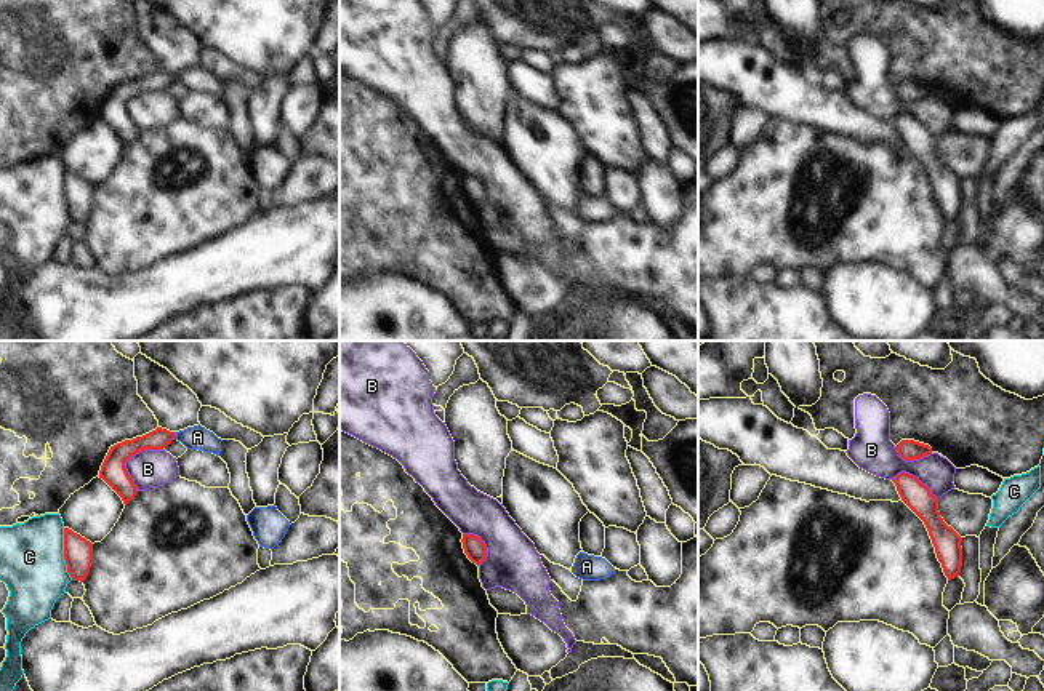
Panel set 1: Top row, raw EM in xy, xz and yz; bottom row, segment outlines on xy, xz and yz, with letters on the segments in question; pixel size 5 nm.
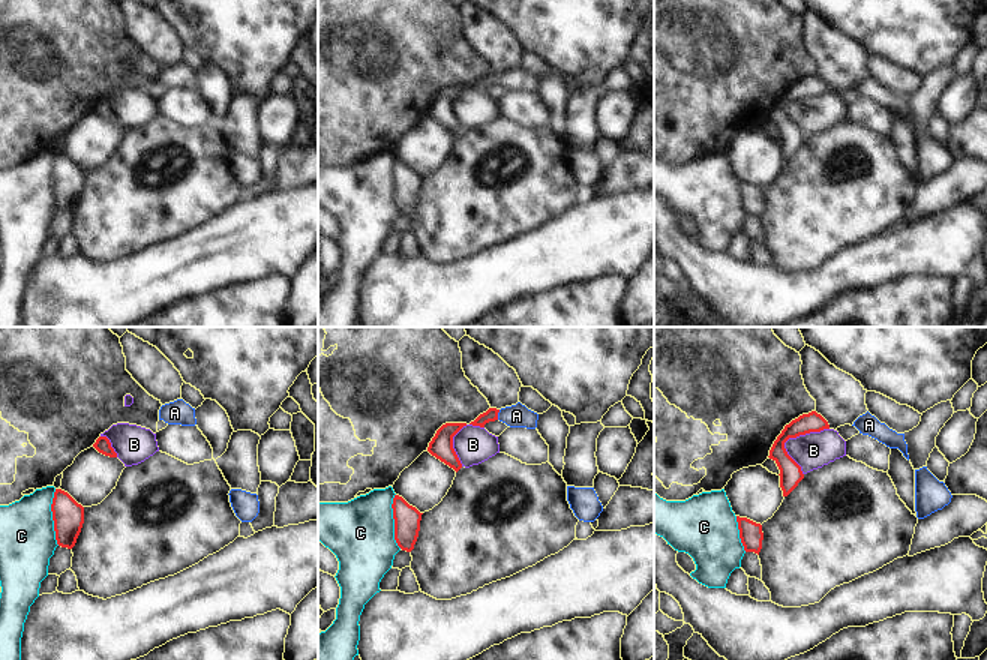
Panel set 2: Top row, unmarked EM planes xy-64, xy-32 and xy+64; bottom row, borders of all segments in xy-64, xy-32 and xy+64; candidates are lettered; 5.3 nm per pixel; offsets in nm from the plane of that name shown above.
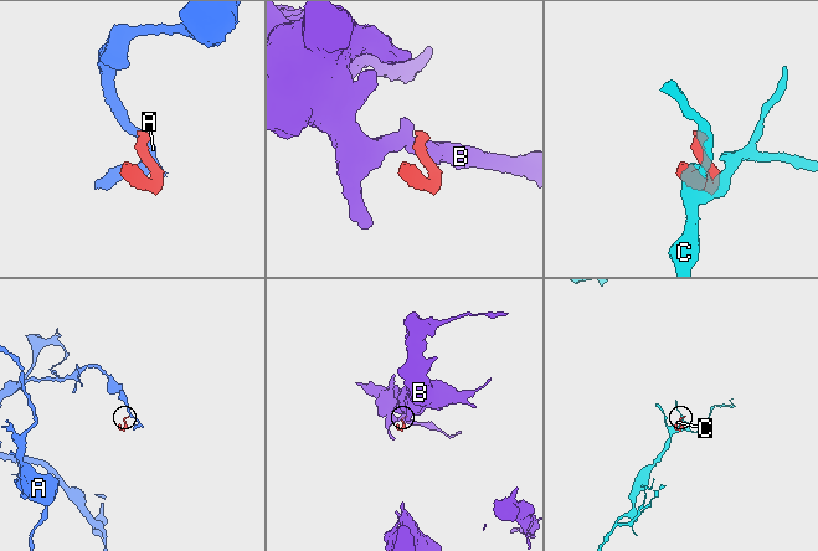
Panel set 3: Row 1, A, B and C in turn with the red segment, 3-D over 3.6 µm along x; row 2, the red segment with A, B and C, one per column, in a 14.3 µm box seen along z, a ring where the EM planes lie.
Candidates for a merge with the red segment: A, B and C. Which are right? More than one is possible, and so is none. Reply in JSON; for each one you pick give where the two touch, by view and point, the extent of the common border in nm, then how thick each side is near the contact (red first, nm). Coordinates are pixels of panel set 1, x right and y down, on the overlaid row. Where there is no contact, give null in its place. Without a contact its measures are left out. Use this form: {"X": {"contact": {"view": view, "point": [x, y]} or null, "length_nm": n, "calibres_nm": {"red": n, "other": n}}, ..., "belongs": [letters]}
{"A": {"contact": {"view": "xy", "point": [175, 435]}, "length_nm": 40, "calibres_nm": {"red": 100, "other": 120}}, "belongs": ["A"]}

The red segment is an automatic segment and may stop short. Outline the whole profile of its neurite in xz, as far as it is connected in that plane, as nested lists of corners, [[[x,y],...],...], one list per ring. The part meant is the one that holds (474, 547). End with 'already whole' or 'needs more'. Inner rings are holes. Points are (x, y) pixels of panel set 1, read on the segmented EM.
[[[463,534],[461,542],[463,542],[464,553],[472,563],[480,565],[485,560],[487,547],[479,536]]]; already whole

